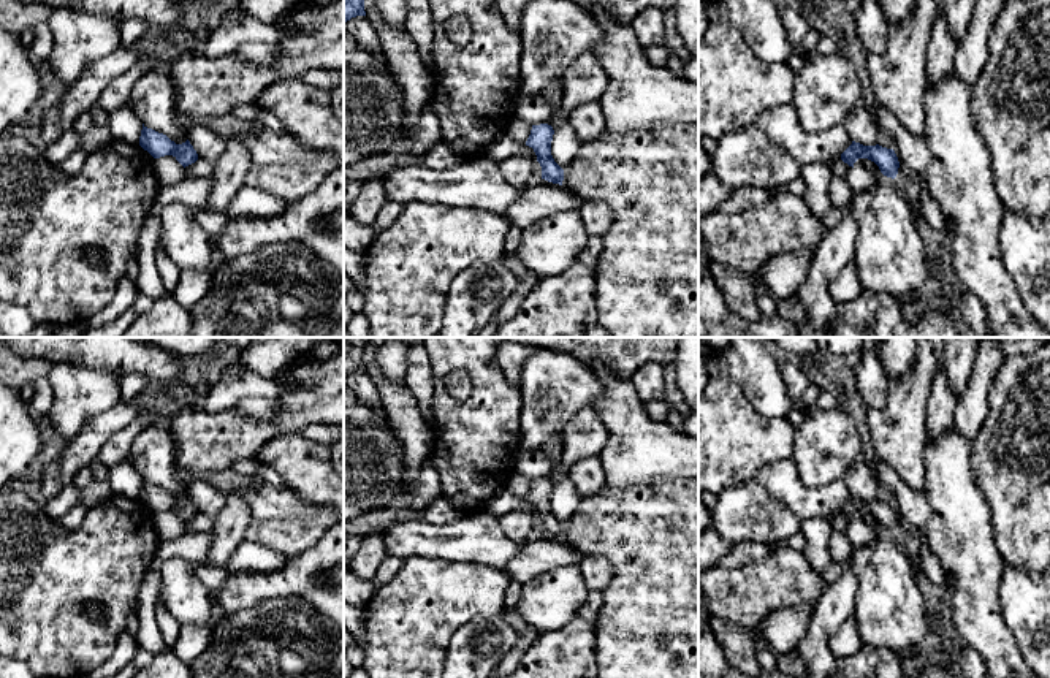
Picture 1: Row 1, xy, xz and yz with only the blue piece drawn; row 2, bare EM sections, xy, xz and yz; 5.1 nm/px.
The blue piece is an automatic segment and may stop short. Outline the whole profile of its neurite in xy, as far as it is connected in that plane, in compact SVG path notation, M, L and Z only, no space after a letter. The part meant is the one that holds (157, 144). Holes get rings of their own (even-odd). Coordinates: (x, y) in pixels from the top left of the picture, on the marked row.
M144 124L139 136L139 146L154 158L173 155L184 168L198 160L198 154L188 139L182 144L176 144L166 135L147 128Z

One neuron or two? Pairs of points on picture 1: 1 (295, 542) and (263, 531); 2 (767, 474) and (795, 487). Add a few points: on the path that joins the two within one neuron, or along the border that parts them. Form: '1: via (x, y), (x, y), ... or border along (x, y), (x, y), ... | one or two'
1: via (287, 537), (271, 534) | one
2: via (773, 476), (789, 487) | one

